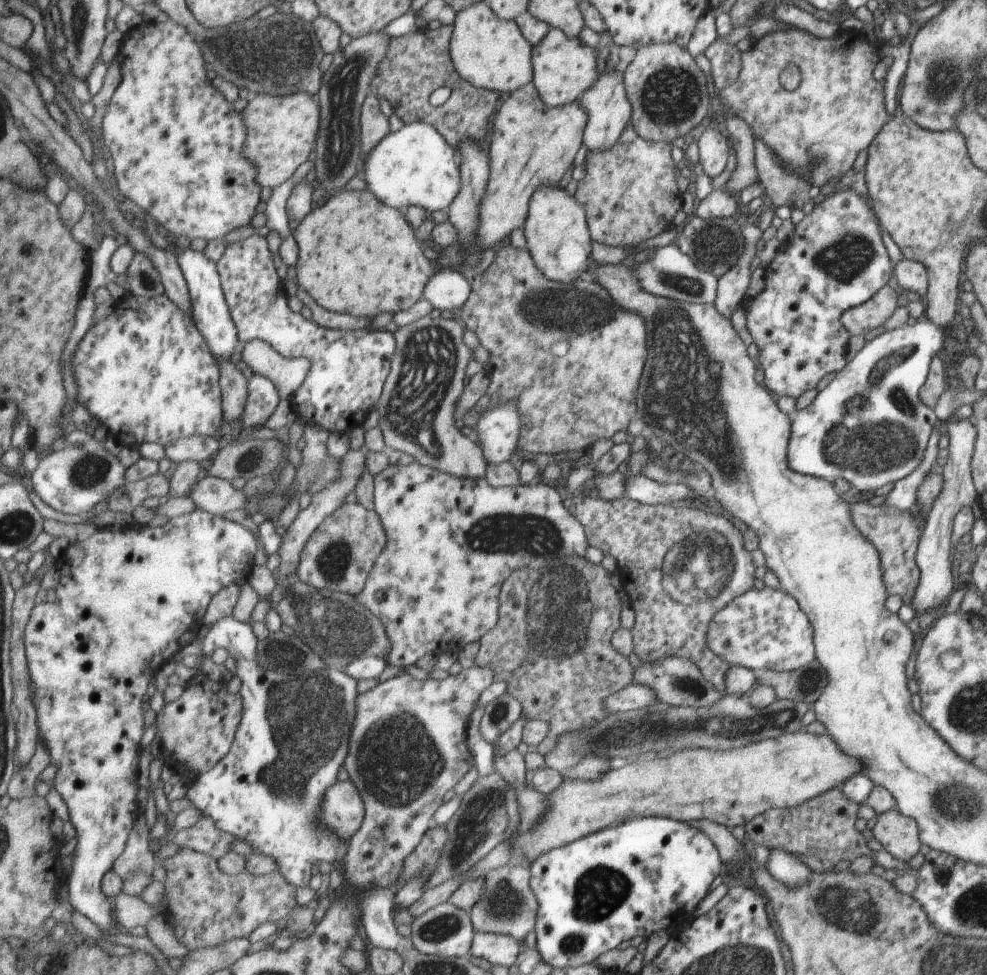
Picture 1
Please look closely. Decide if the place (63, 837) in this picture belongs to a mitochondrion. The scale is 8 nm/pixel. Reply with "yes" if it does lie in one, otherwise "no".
no

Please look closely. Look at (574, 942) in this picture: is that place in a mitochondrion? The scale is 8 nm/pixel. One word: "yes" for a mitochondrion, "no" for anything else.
yes

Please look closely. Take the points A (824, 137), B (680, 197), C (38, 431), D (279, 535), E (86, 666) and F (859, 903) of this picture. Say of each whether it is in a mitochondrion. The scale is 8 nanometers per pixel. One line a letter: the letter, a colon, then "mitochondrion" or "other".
A: mitochondrion
B: other
C: other
D: other
E: other
F: mitochondrion

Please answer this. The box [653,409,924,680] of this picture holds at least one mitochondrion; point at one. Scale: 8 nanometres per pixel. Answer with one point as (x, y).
(702, 567)

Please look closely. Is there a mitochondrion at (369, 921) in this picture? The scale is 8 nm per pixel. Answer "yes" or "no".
no

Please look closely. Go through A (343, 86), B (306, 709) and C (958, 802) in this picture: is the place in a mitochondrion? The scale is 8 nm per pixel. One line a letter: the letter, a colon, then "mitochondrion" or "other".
A: mitochondrion
B: mitochondrion
C: mitochondrion

